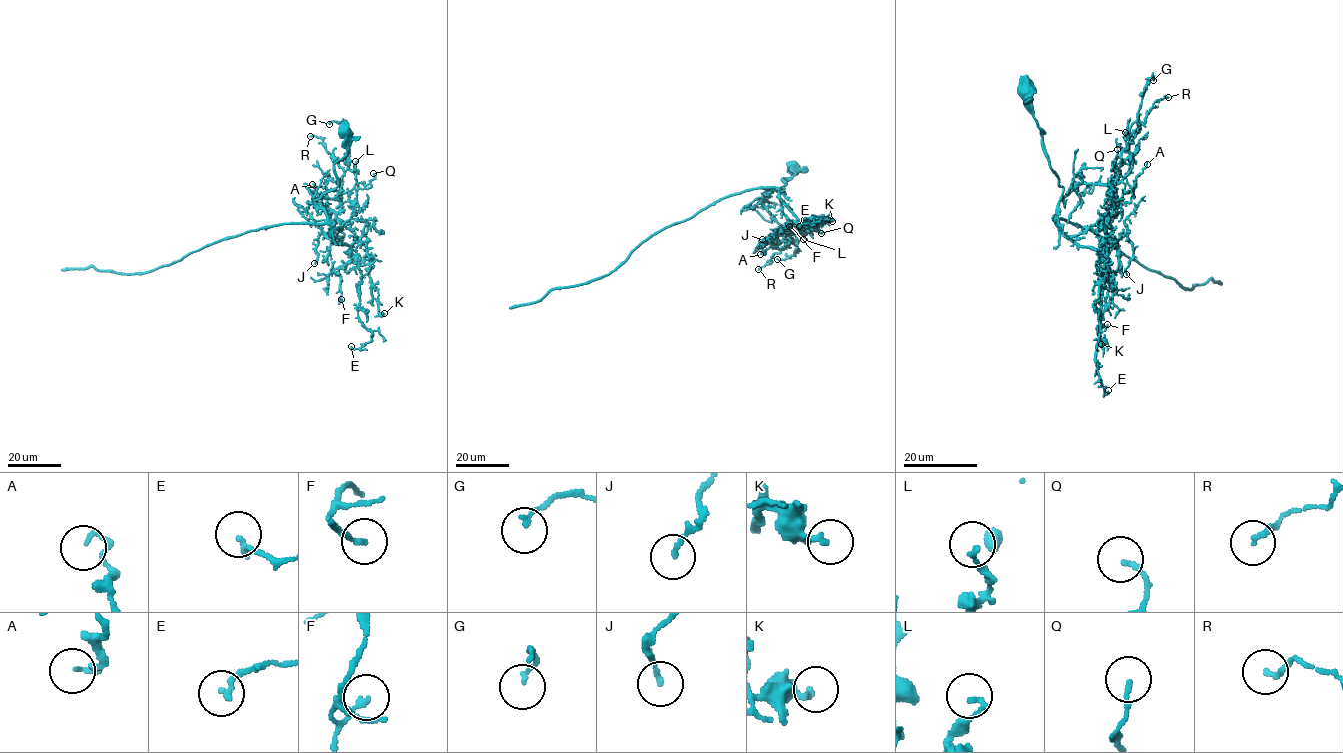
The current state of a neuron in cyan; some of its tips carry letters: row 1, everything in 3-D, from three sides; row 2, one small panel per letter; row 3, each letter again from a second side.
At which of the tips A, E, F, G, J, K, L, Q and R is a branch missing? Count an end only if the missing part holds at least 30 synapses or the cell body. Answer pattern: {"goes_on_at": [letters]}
{"goes_on_at": []}

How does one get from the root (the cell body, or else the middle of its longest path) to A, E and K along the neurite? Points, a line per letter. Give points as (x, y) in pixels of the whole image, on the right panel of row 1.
A: (1025, 90), (1063, 195), (1082, 183), (1100, 183), (1114, 189), (1116, 203), (1134, 188), (1147, 164)
E: (1025, 90), (1063, 188), (1057, 226), (1106, 263), (1095, 362), (1108, 390)
K: (1025, 90), (1049, 166), (1063, 188), (1057, 226), (1080, 245), (1092, 247), (1106, 263), (1095, 303), (1101, 344)

